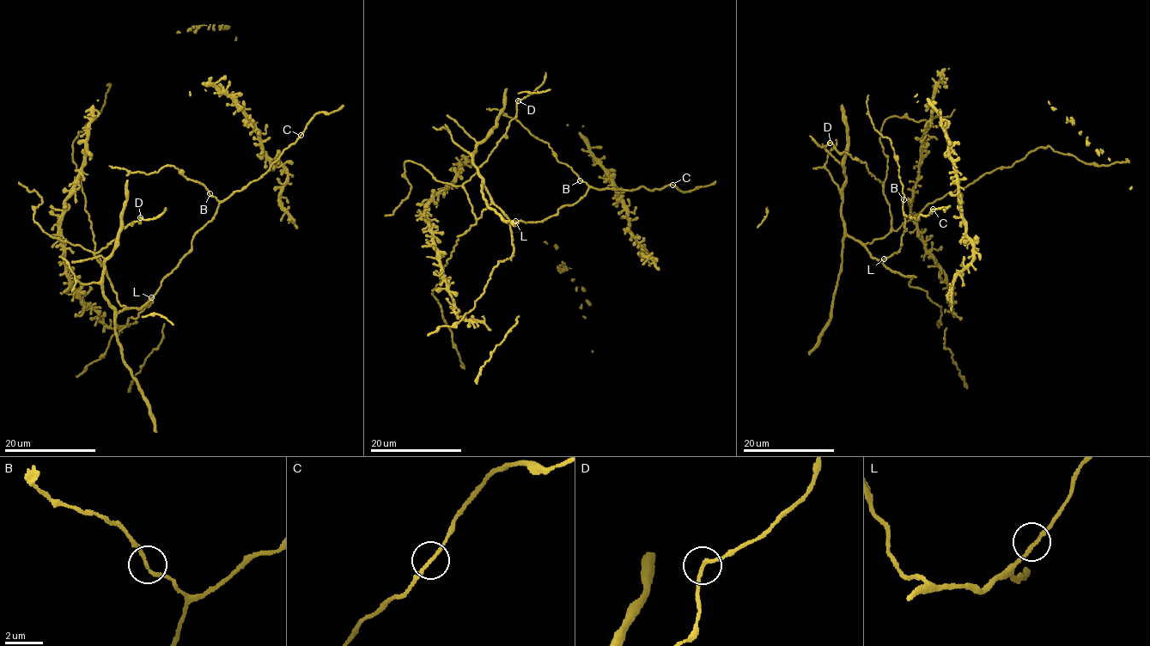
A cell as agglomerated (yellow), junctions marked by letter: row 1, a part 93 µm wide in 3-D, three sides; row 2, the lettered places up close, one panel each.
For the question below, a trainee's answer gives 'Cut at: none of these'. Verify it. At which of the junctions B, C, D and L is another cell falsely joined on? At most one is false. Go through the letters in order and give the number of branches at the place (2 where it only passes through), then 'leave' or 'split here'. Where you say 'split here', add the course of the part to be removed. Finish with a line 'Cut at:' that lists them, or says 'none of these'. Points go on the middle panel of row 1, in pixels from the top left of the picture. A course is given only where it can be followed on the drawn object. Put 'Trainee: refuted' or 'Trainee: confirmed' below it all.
B: branches 2; leave
C: branches 2; leave
D: branches 2; leave
L: branches 2; leave
Cut at: none of these
Trainee: confirmed

